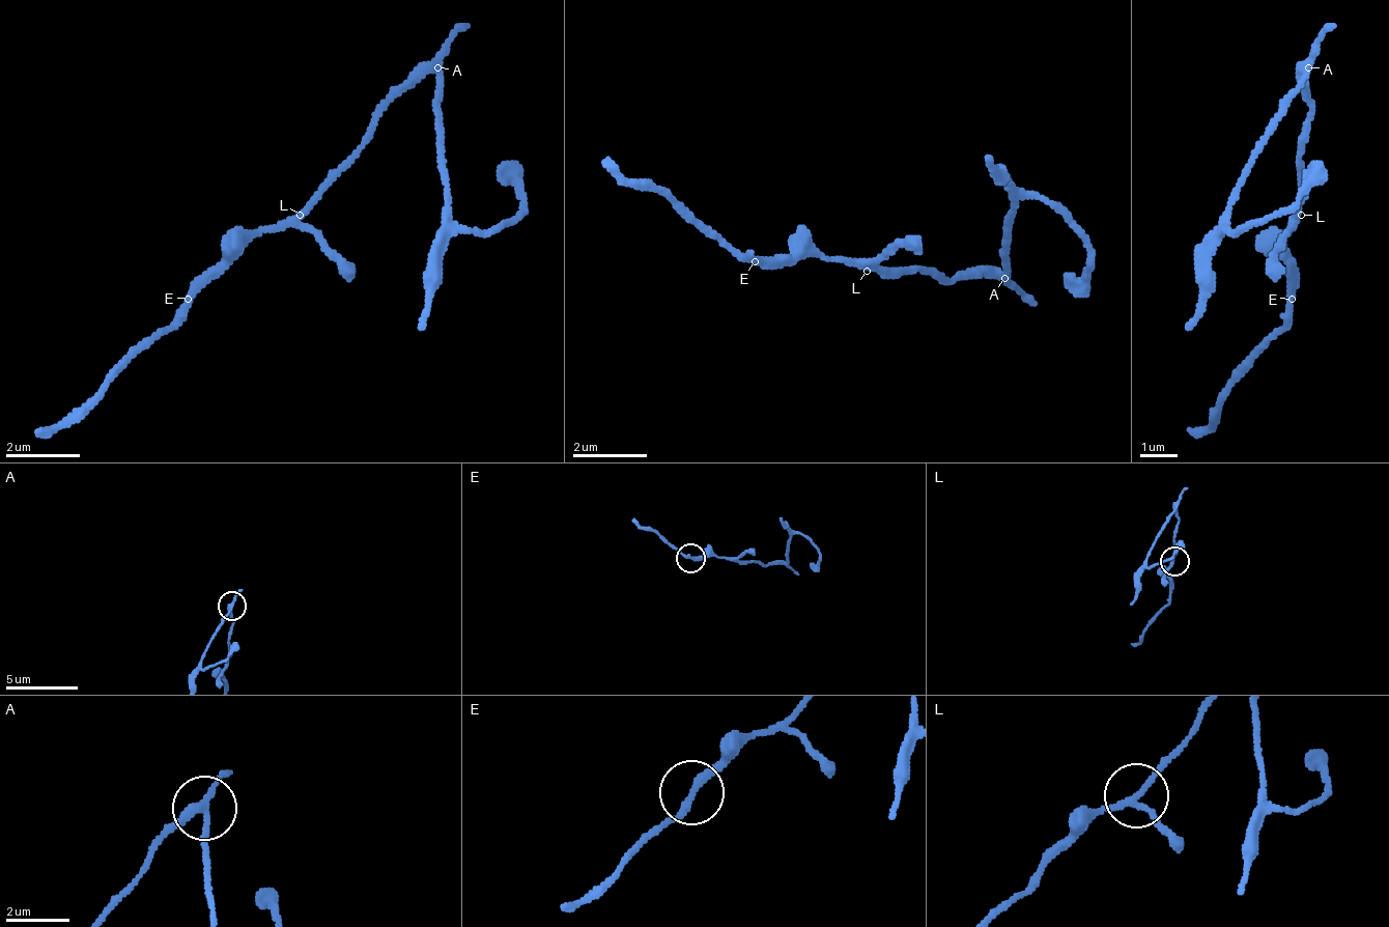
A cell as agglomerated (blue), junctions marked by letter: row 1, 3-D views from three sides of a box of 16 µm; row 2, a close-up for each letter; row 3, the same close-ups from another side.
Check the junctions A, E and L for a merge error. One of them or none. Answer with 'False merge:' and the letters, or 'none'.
False merge: A

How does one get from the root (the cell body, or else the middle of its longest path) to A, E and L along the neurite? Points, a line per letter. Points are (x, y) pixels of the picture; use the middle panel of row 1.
A: (932, 271), (941, 271), (951, 280), (1007, 280)
E: (932, 271), (857, 271), (848, 261), (820, 261), (811, 252), (783, 252), (773, 261), (755, 261)
L: (932, 271), (867, 271)

